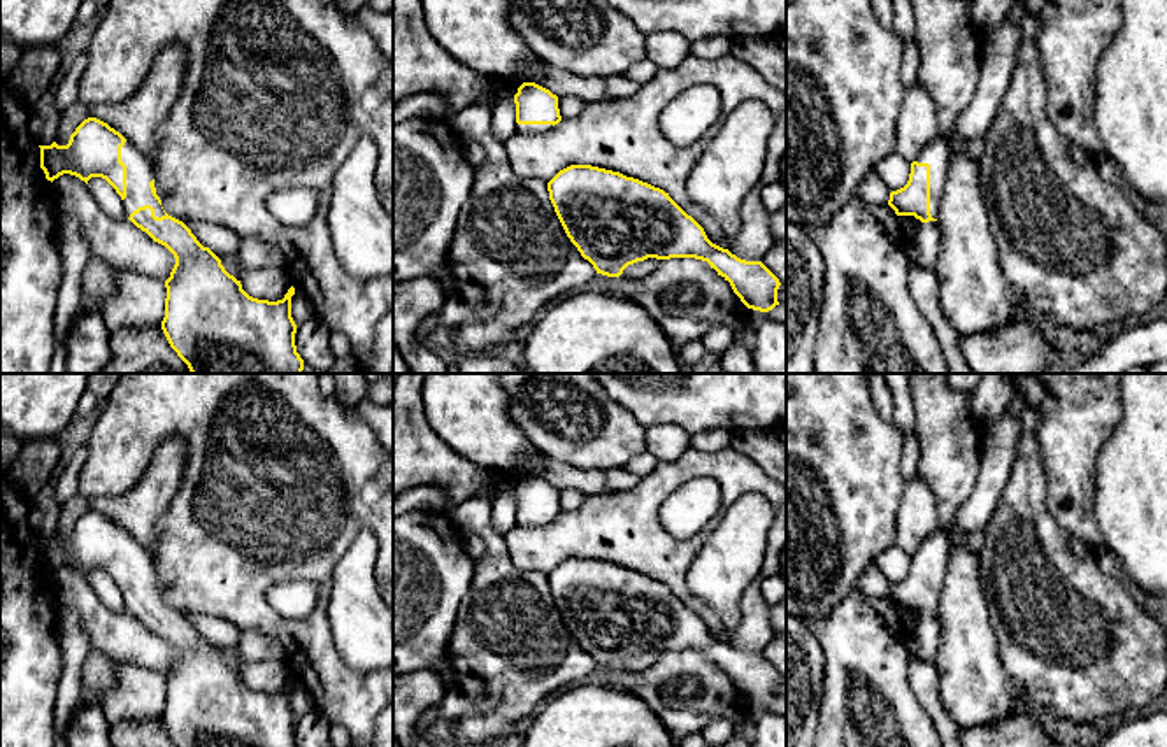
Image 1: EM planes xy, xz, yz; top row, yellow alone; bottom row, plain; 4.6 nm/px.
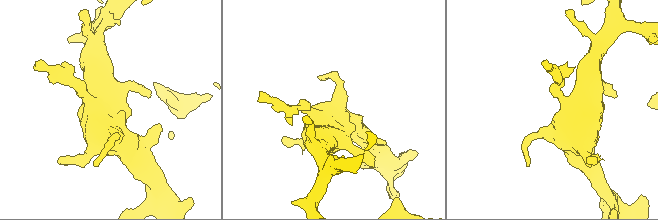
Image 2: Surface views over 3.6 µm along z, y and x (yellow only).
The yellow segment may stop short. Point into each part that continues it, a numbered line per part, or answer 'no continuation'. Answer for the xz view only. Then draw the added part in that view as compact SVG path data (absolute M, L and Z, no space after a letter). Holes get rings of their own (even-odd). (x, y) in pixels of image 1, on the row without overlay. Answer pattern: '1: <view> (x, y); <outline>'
1: xz (522, 521); M518 517L516 526L537 528L537 526L544 526L544 524L548 524L551 521L553 521L553 517Z

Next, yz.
1: yz (937, 546); M937 528L916 551L918 556L930 558L930 607L939 612L941 589L944 586L951 538L944 528Z

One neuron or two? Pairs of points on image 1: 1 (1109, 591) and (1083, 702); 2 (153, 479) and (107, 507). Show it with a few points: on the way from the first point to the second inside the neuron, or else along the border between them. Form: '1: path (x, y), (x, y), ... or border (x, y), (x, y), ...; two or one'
1: path (1088, 614), (1087, 672); one
2: path (143, 491), (127, 507), (120, 507); one

